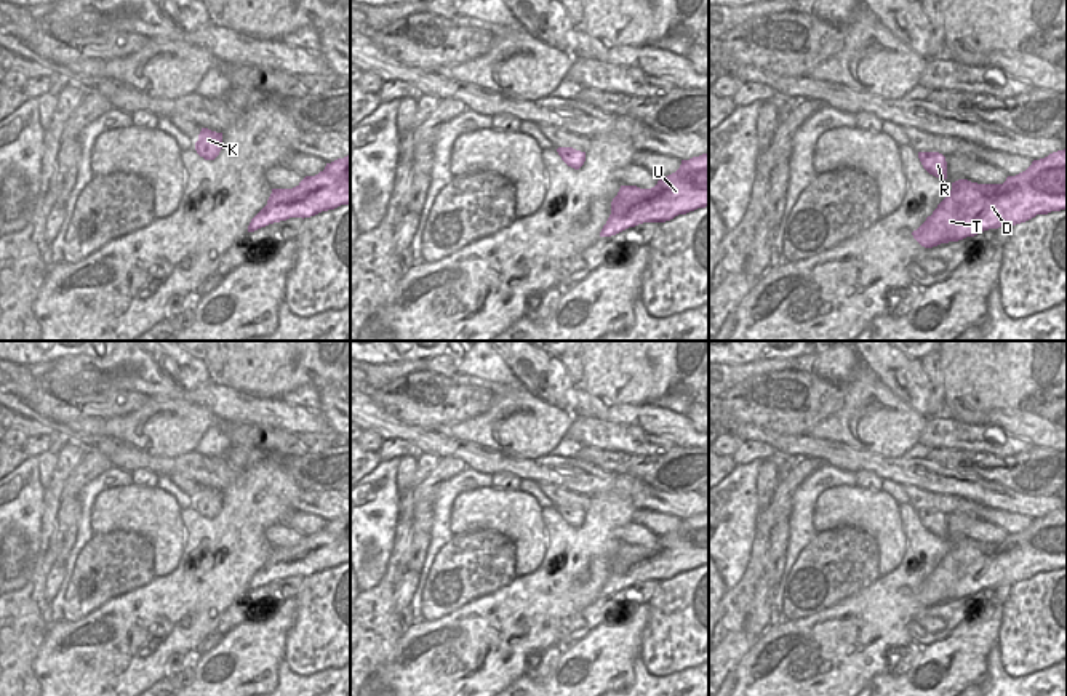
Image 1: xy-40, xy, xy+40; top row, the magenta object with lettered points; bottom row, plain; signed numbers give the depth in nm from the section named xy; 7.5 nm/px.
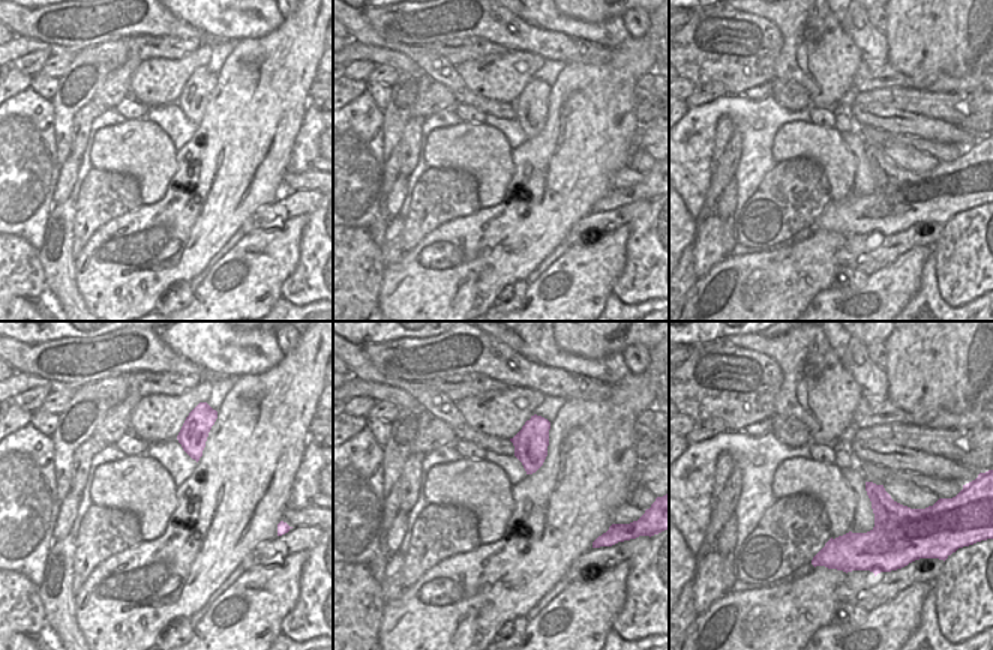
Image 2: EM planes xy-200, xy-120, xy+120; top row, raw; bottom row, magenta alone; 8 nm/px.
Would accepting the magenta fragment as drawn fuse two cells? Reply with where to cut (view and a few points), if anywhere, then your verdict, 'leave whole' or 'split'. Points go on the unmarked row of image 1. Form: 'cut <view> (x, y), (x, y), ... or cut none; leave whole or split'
cut none; leave whole

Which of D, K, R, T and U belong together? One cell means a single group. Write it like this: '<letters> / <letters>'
D K R T U

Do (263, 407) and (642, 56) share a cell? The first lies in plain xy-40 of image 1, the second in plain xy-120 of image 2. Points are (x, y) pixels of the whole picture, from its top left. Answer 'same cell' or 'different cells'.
different cells

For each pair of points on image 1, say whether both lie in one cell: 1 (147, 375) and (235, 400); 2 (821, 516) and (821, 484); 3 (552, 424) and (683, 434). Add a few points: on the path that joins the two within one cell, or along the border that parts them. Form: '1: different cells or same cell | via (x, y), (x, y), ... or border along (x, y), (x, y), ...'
1: same cell | via (170, 391), (179, 396), (213, 397)
2: different cells | border along (855, 484), (834, 485), (818, 496), (813, 528)
3: different cells | border along (567, 410), (573, 416)

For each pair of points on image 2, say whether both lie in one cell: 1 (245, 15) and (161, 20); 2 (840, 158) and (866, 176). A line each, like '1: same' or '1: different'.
1: different
2: different

